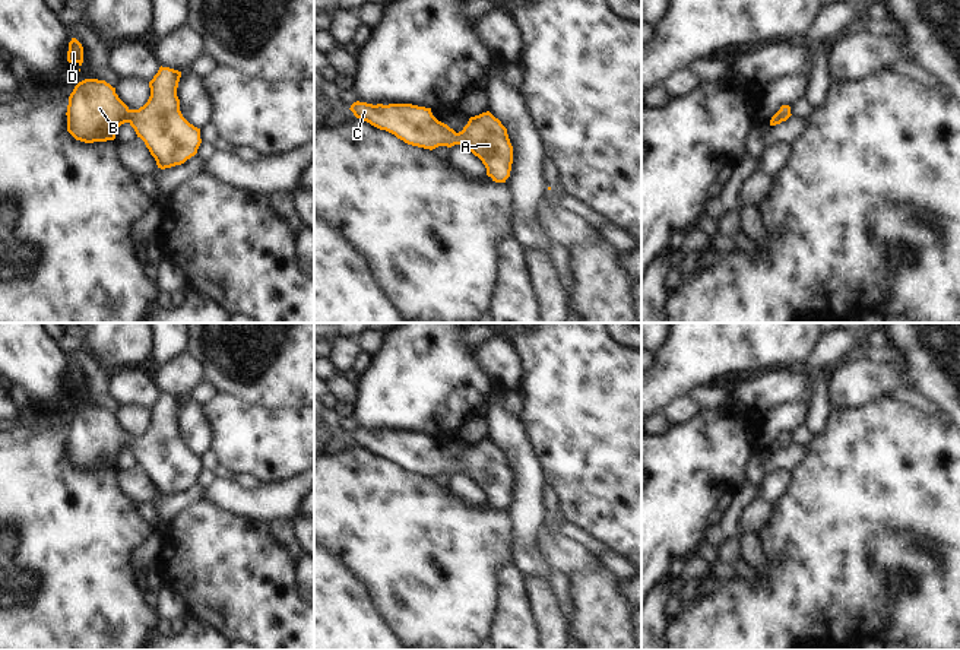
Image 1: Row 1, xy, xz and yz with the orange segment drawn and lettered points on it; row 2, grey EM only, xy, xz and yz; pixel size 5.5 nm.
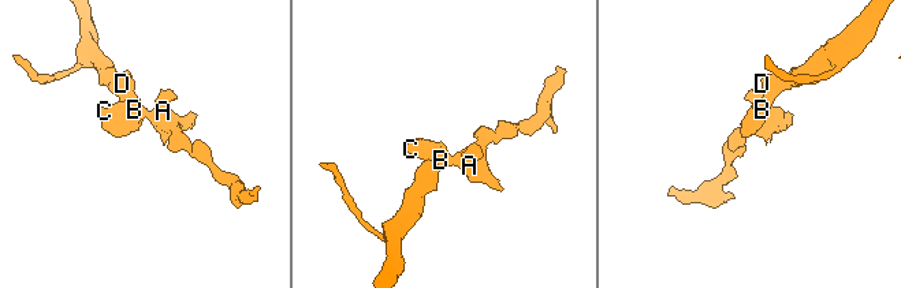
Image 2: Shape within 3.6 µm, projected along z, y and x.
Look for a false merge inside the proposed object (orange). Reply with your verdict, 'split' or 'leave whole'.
leave whole

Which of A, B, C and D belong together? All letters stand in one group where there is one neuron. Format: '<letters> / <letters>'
A B C D

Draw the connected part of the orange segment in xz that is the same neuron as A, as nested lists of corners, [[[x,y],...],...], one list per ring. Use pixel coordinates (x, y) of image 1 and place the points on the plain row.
[[[354,429],[349,435],[357,446],[395,462],[408,472],[435,476],[454,472],[468,473],[487,495],[495,510],[506,510],[513,491],[513,473],[507,456],[489,438],[471,444],[462,459],[456,460],[438,448],[431,435],[412,431]]]

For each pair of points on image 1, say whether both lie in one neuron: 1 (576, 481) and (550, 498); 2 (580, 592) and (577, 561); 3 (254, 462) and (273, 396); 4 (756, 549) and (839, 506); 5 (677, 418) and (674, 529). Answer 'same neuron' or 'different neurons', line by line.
1: different neurons
2: different neurons
3: different neurons
4: different neurons
5: different neurons

